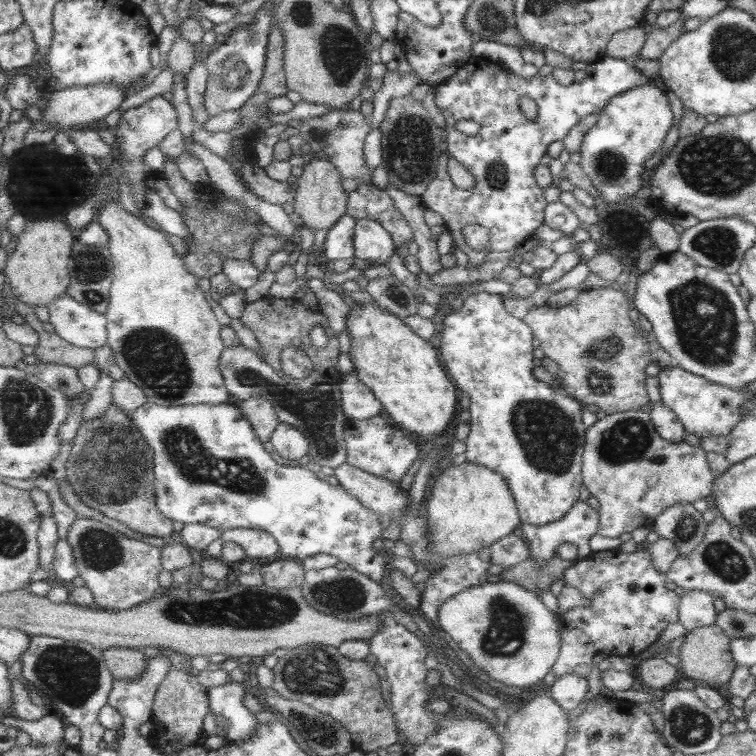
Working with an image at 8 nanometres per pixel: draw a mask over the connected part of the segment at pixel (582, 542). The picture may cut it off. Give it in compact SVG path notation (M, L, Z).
M579 501L562 520L535 526L523 523L522 537L528 542L530 558L536 562L548 562L557 555L558 548L566 542L579 545L578 559L589 553L588 540L599 526L599 511Z

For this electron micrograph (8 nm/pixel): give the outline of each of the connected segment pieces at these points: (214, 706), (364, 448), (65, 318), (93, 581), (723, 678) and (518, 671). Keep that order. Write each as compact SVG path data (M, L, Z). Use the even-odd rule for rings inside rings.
M231 681L224 685L212 686L208 689L210 710L228 720L226 739L249 740L259 726L257 716L243 704L245 686L242 682Z
M381 416L355 421L350 420L345 430L345 442L349 464L371 472L375 476L382 476L387 480L401 480L419 456L417 444L405 434L405 430L395 428L393 424L389 424Z
M63 295L48 307L55 332L75 346L93 349L108 342L108 318L72 296Z
M79 518L67 530L74 548L80 577L93 592L96 606L104 610L127 610L159 595L163 590L159 577L164 569L162 549L147 542L127 538L119 530L93 518Z
M714 624L700 626L685 633L682 639L672 646L672 650L679 658L681 675L708 686L723 688L737 666L729 653L729 641L730 638Z
M514 581L486 582L452 596L440 608L439 626L455 641L474 666L494 681L508 687L525 688L541 682L550 674L550 670L562 652L562 633L560 617L553 612L542 597Z

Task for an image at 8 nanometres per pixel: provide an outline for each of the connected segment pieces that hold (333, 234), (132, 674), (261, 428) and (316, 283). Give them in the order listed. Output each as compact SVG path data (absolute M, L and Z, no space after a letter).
M347 213L328 231L323 244L323 255L326 258L341 260L341 258L354 258L356 256L354 234L357 221L358 219Z
M113 647L103 651L108 668L115 679L138 679L145 671L149 658L147 652L127 647Z
M260 397L239 402L238 405L243 415L253 425L259 439L263 443L270 442L275 429L281 424L274 405Z
M308 278L308 288L317 298L319 309L330 320L330 327L341 334L346 330L352 302L341 291L325 288L323 280Z

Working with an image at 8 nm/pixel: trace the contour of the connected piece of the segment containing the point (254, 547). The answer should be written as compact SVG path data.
M230 528L222 531L223 541L233 541L240 544L251 561L258 558L273 558L280 552L277 539L269 531L249 528Z

